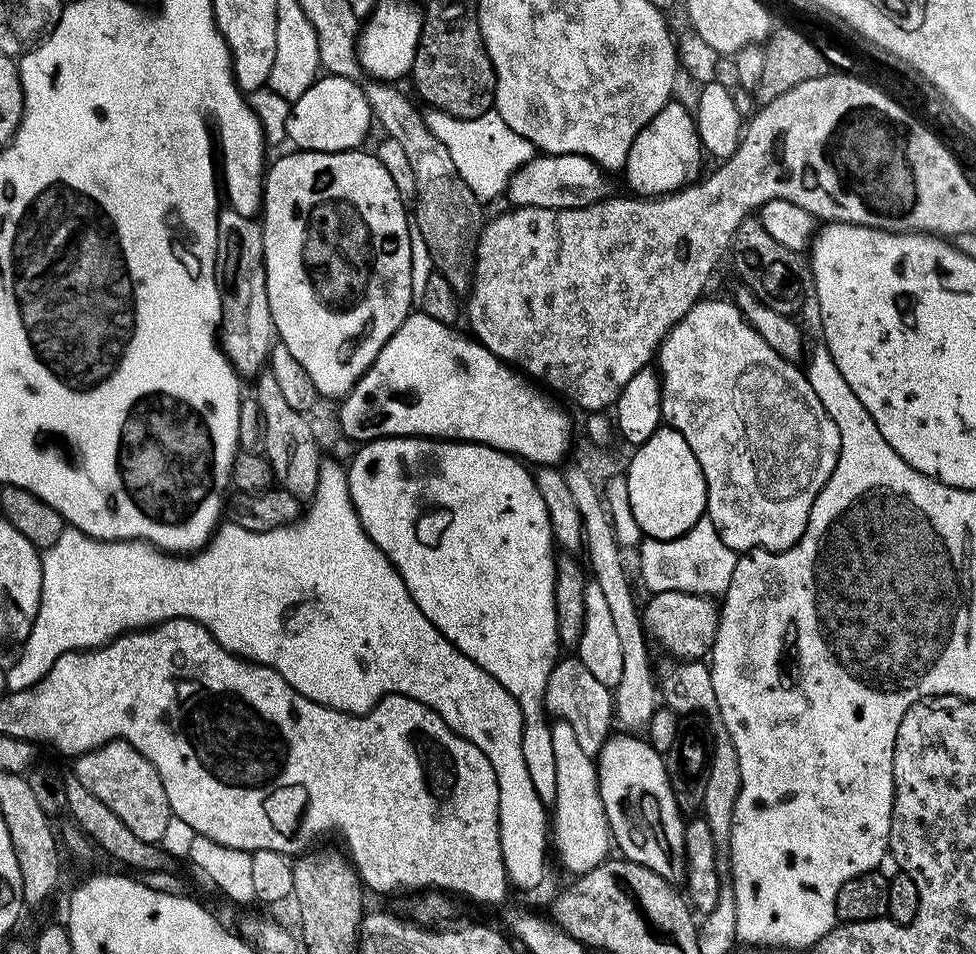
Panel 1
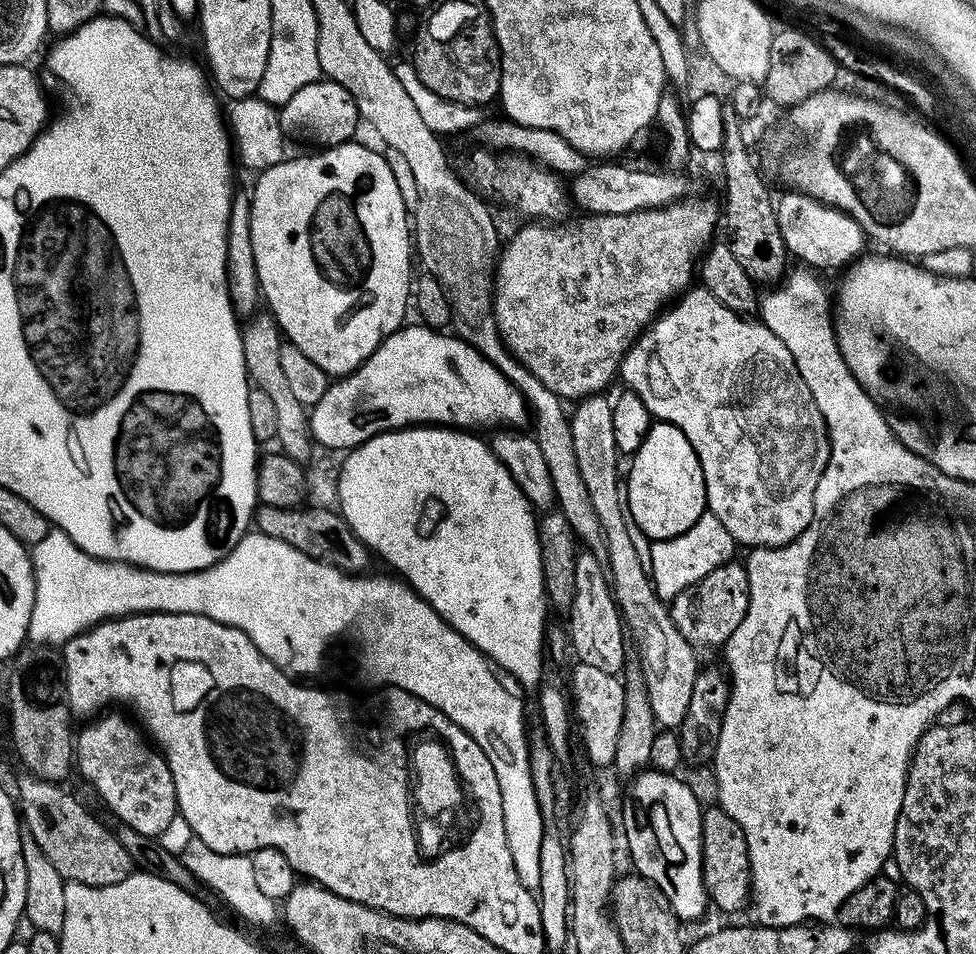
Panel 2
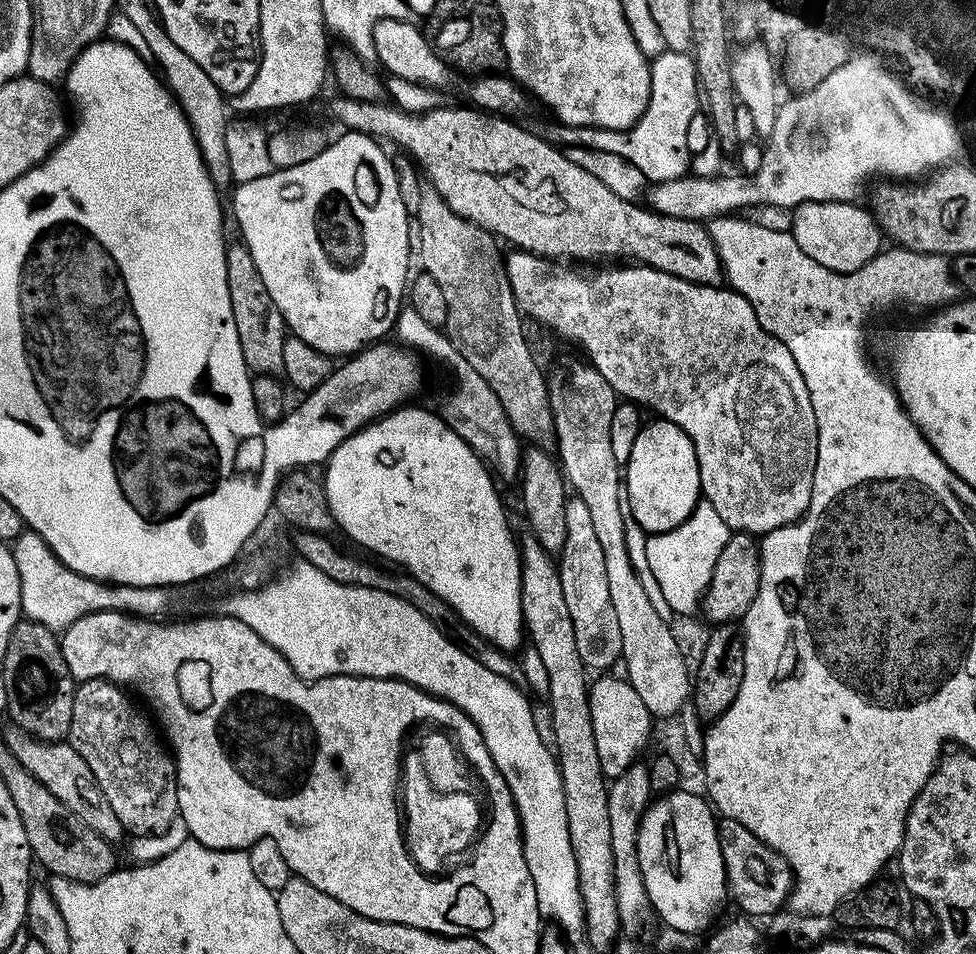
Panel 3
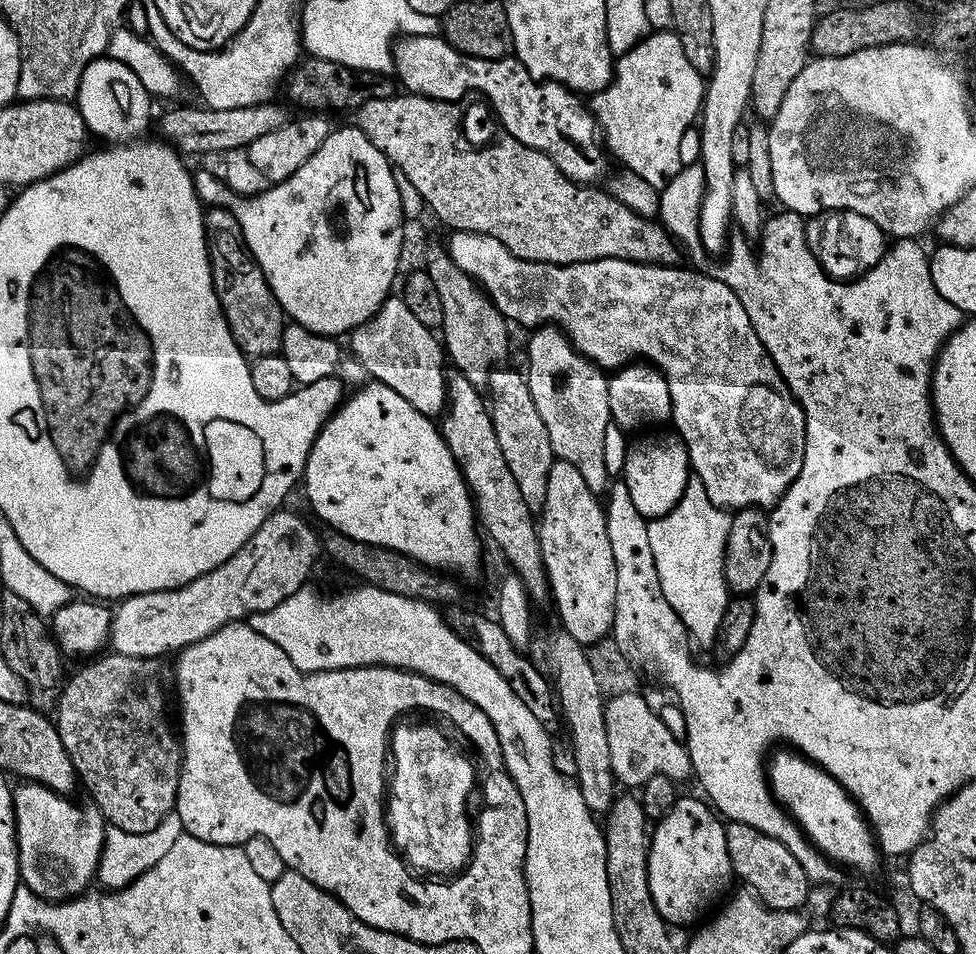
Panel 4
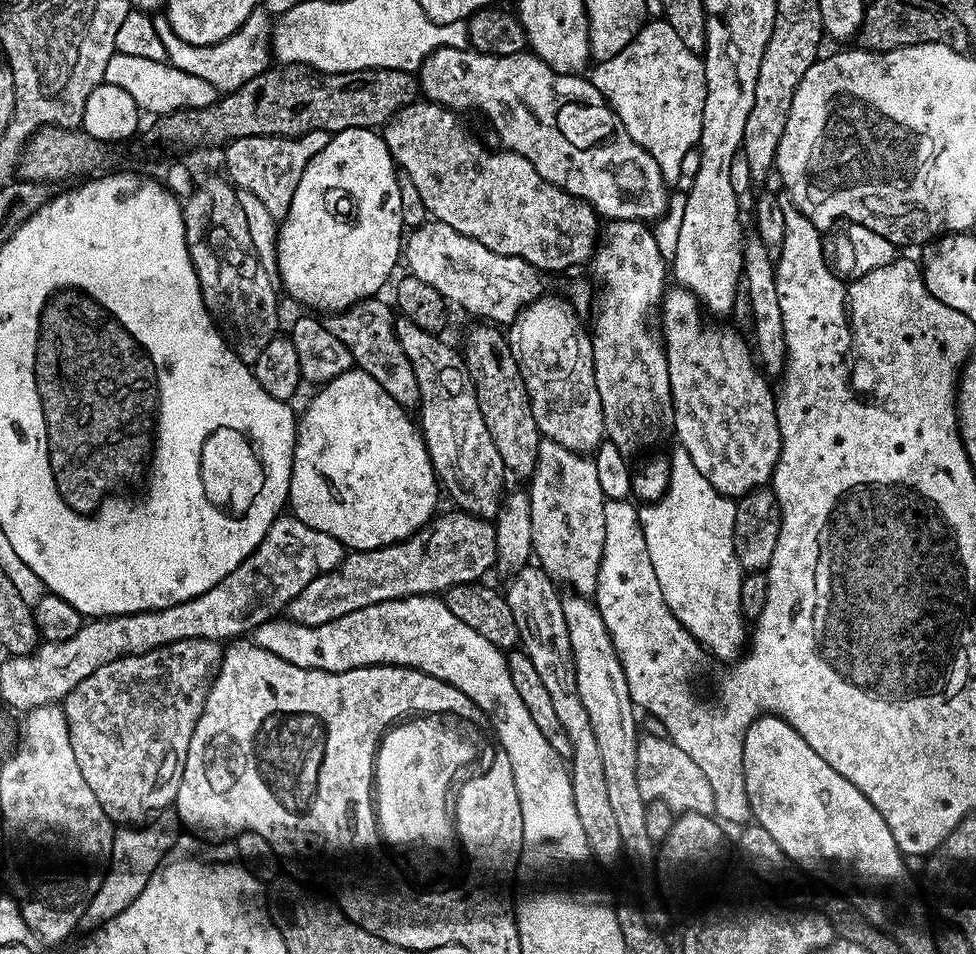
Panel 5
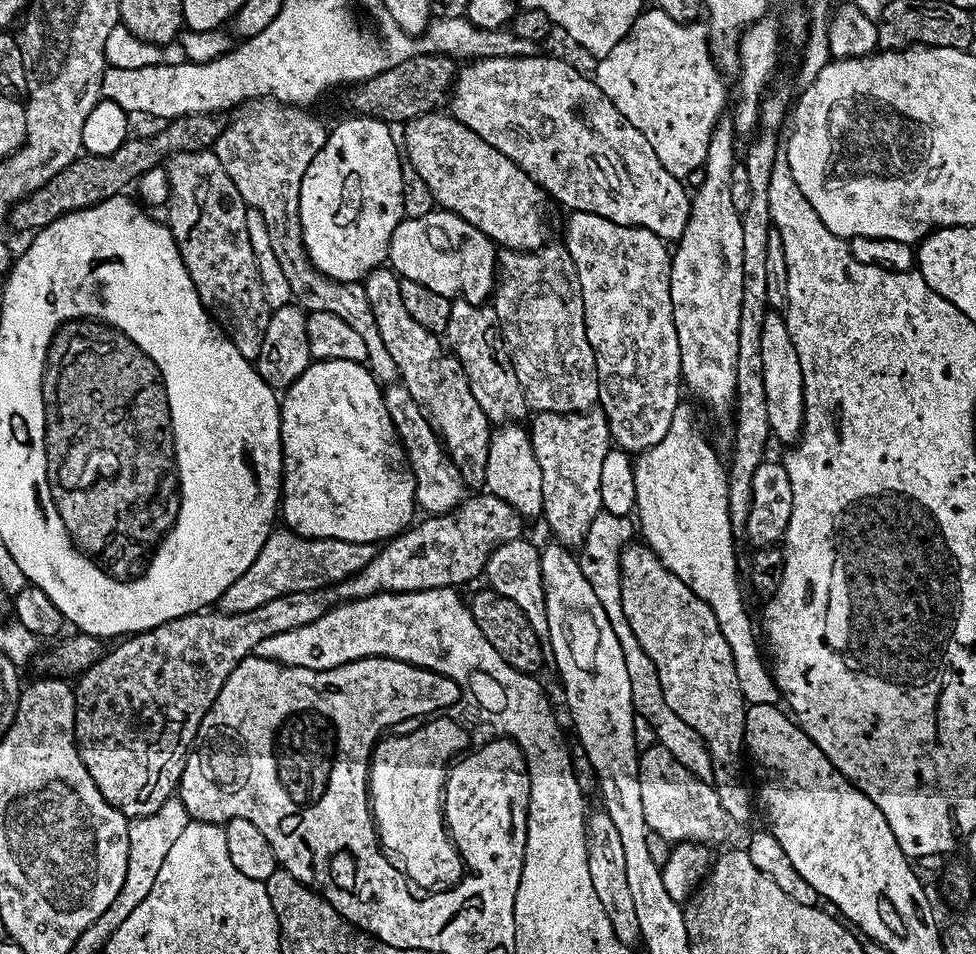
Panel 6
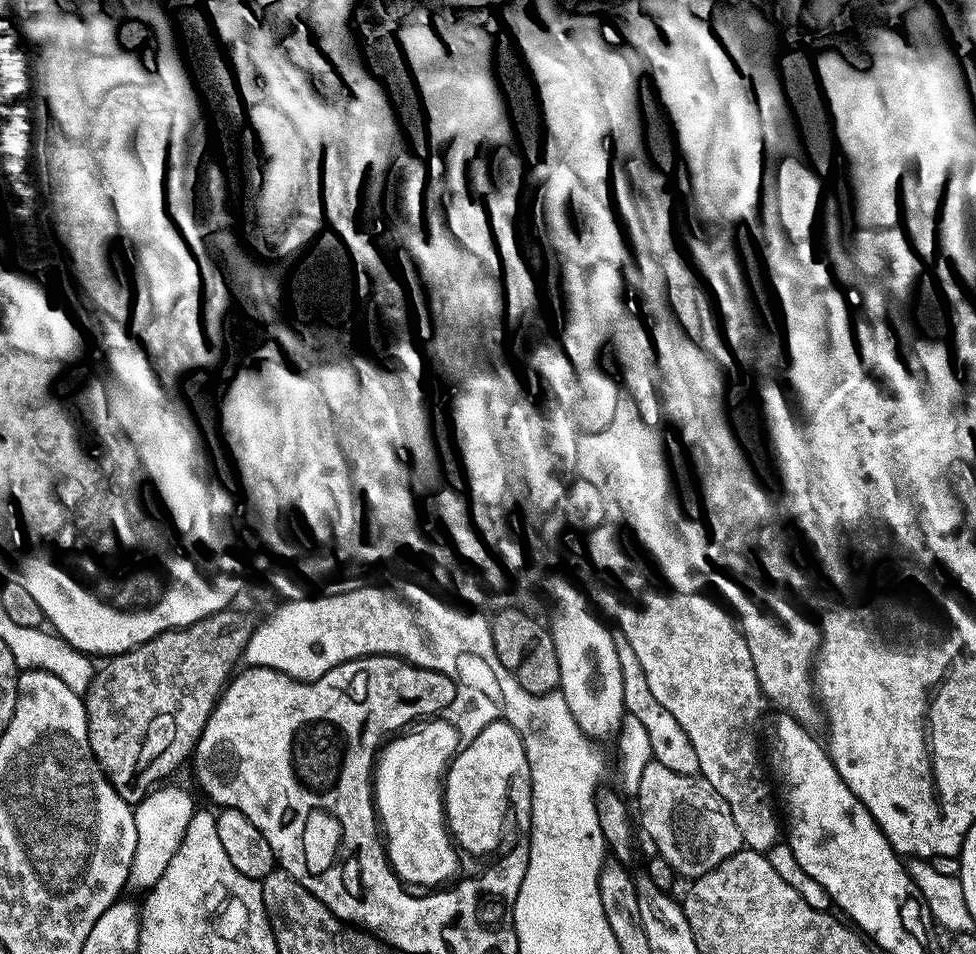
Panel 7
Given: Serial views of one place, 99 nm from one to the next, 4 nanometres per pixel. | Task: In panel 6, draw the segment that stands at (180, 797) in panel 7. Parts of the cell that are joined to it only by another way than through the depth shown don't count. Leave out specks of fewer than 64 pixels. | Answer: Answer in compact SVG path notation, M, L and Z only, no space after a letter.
M173 798L162 802L162 806L158 806L158 810L154 814L137 816L129 823L126 878L122 882L122 888L118 890L114 902L110 902L110 906L106 906L106 910L102 910L102 914L97 920L90 922L89 933L110 934L114 930L118 930L118 926L122 926L122 922L126 922L126 918L130 918L130 914L134 914L134 906L138 906L138 902L142 902L142 898L146 898L146 894L150 894L150 886L154 886L154 878L158 878L158 870L162 870L162 862L166 862L166 854L169 853L170 846L174 846L178 834L182 834L182 830L186 830L189 819L183 802L178 798Z

